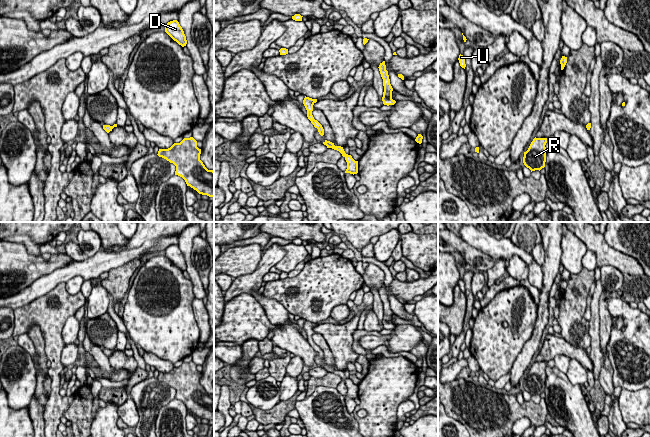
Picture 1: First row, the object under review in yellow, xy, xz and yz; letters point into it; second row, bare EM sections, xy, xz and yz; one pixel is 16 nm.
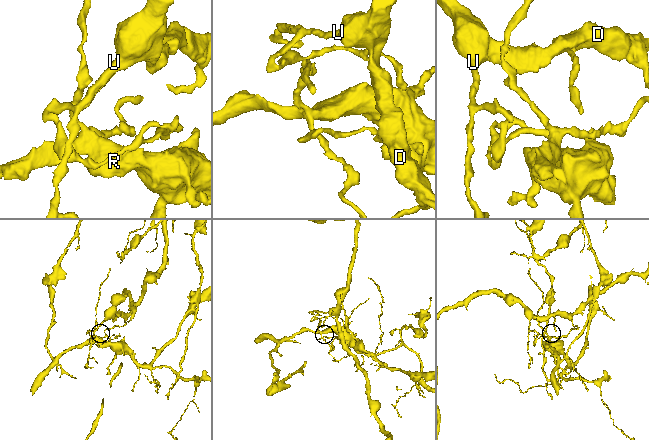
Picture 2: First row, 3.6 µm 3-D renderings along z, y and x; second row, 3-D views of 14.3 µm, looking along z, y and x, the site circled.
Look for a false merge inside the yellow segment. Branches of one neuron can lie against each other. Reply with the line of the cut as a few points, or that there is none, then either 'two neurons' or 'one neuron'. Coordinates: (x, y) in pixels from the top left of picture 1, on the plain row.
cut xz (337, 370), (335, 373); two neurons

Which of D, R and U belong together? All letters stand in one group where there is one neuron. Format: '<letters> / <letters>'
D U / R

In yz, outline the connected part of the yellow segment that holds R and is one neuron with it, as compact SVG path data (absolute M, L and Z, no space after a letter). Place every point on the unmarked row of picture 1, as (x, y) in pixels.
M534 362L528 374L524 376L523 387L532 395L541 394L546 386L547 362Z

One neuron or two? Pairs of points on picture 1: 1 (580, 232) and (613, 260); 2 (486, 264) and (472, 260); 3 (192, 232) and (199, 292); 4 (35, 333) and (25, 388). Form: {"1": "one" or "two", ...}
{"1": "one", "2": "one", "3": "one", "4": "two"}

